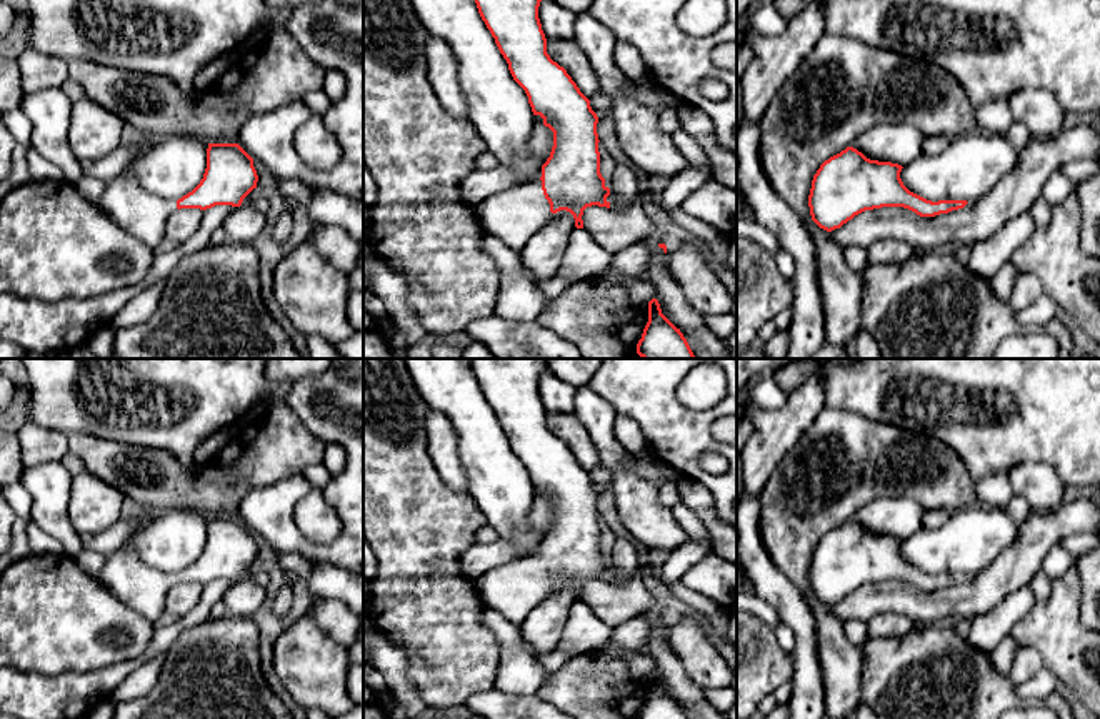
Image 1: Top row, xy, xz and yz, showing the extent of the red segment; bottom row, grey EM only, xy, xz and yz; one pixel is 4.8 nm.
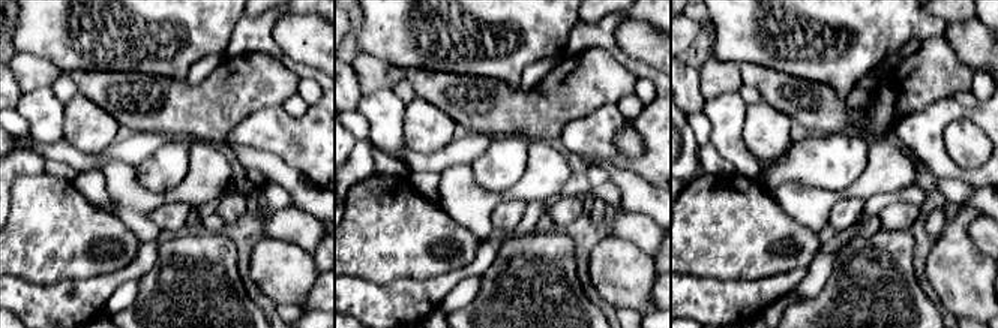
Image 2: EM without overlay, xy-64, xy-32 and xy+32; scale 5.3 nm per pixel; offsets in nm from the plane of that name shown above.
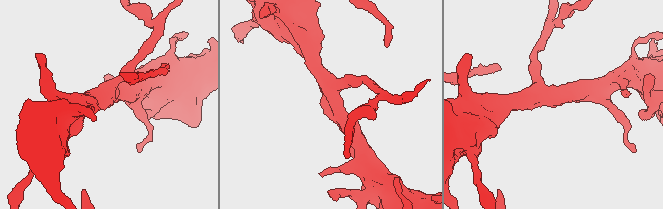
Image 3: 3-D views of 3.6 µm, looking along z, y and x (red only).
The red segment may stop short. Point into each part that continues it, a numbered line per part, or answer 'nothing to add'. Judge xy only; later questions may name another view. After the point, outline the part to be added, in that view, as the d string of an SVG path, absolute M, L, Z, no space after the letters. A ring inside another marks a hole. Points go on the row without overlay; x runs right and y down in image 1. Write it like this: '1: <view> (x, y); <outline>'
1: xy (137, 586); M118 547L105 561L98 581L123 606L155 624L165 612L165 597L177 576L152 569L132 549Z

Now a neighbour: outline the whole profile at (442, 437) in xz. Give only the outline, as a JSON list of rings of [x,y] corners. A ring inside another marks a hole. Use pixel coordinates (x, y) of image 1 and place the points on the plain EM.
[[[428,410],[425,417],[428,454],[442,479],[457,492],[468,492],[467,475],[458,454],[458,435],[450,419]]]

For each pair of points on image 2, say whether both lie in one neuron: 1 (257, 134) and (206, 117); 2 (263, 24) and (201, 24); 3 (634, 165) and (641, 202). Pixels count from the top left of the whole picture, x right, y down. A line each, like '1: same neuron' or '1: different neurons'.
1: different neurons
2: different neurons
3: different neurons

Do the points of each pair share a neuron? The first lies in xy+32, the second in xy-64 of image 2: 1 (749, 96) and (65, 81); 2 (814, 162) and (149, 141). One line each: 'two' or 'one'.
1: one
2: two

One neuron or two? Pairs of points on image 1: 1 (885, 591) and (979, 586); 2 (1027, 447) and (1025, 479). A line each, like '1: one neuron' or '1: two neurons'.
1: one neuron
2: two neurons

